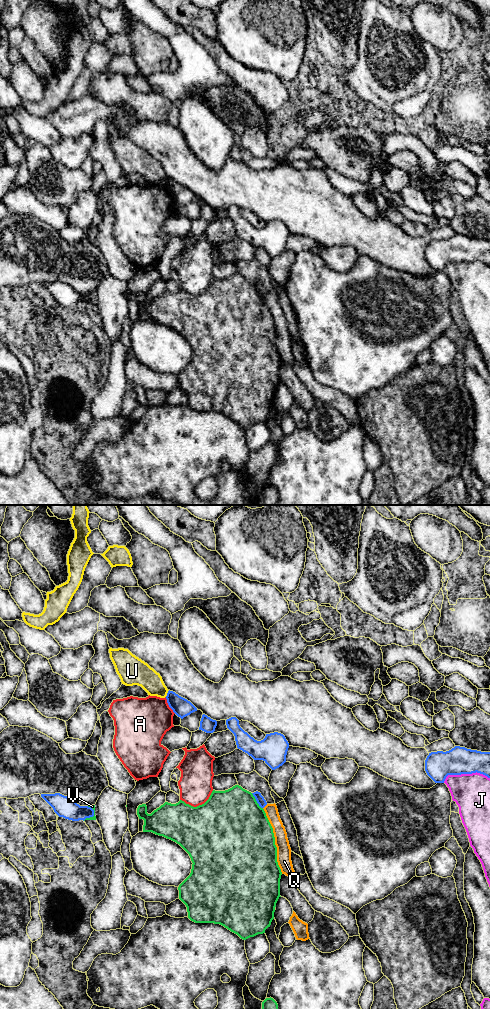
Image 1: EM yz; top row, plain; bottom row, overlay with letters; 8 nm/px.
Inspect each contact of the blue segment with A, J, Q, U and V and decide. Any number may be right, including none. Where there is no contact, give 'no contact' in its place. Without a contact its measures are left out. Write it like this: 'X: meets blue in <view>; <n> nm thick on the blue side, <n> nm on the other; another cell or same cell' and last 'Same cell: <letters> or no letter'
A: meets blue in yz; 150 nm thick on the blue side, 400 nm on the other; another cell
J: meets blue in yz; 220 nm thick on the blue side, 300 nm on the other; another cell
Q: meets blue in yz; 70 nm thick on the blue side, 100 nm on the other; another cell
U: meets blue in yz; 150 nm thick on the blue side, 180 nm on the other; another cell
V: meets blue in yz; 70 nm thick on the blue side, 500 nm on the other; another cell
Same cell: no letter

